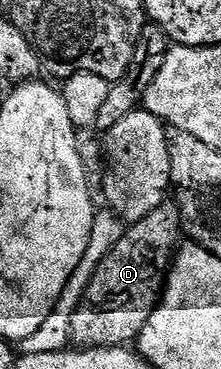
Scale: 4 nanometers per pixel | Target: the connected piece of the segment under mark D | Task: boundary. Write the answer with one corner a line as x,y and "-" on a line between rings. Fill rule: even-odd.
174,203
158,205
124,232
109,255
101,259
87,288
85,303
71,320
71,339
78,348
117,349
130,346
138,338
163,295
173,258
181,245
179,233
181,237
179,206

